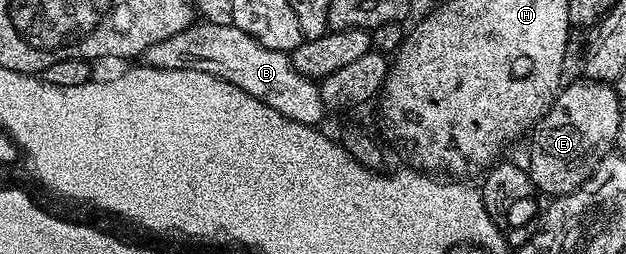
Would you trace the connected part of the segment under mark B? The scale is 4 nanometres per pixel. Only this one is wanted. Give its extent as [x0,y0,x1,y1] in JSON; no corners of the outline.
[142,23,326,126]

